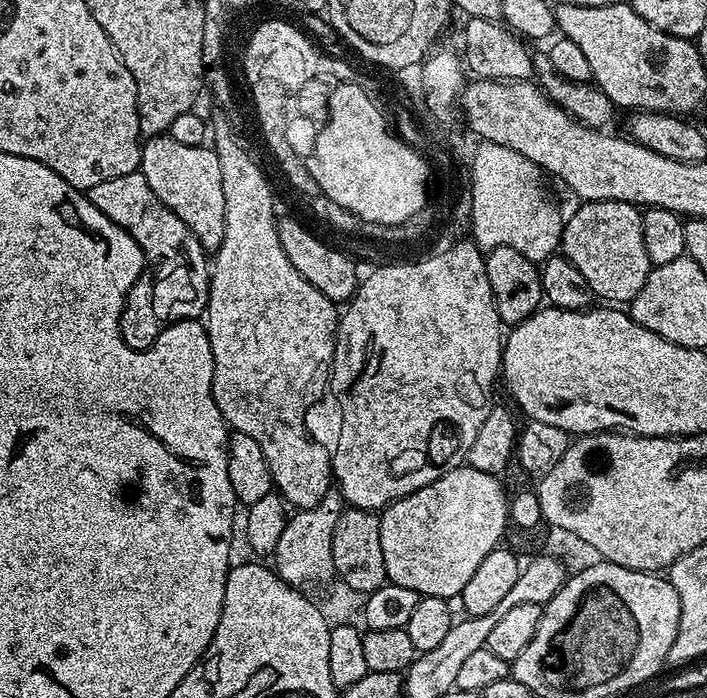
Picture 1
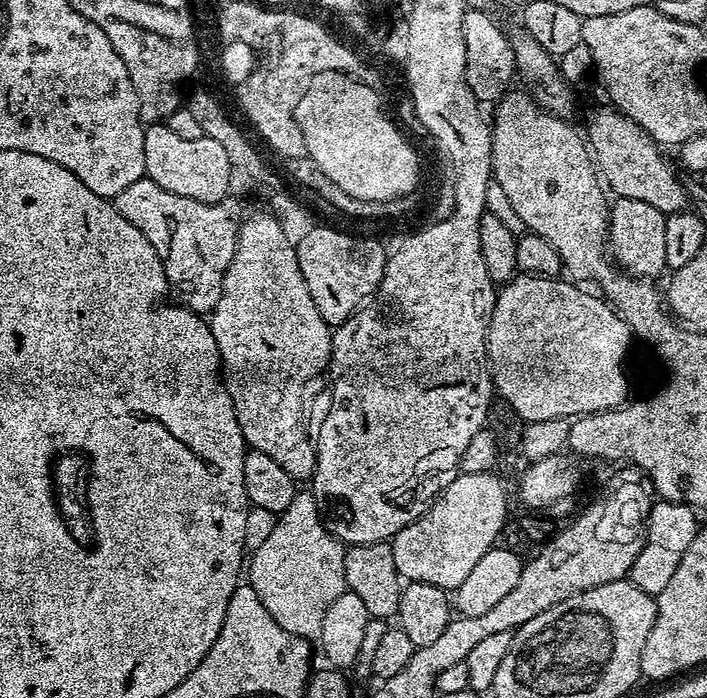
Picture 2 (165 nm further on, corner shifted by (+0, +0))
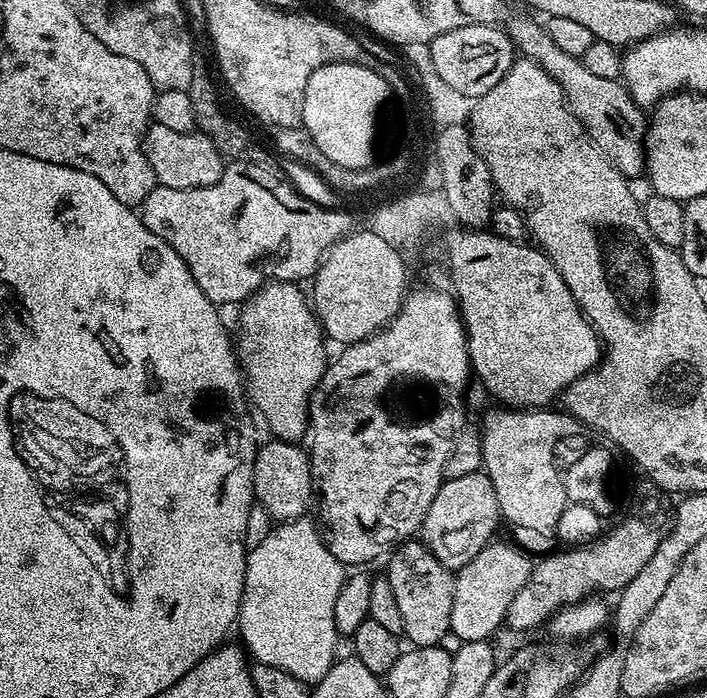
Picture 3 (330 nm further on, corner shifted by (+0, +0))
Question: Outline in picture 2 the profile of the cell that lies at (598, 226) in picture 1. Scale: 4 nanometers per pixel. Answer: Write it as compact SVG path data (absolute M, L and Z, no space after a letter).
M616 198L611 201L608 214L606 248L621 272L637 278L656 278L666 268L666 213L654 210L650 202L637 202L635 198Z

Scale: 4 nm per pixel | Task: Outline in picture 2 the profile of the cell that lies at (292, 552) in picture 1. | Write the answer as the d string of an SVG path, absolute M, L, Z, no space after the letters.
M297 491L296 497L286 506L284 512L276 518L274 530L267 536L266 542L258 546L246 564L246 580L252 585L262 606L282 626L282 630L290 630L290 634L312 638L319 633L322 618L326 618L326 610L330 610L330 602L344 593L344 553L341 541L337 540L327 528L321 517L316 499L311 491Z

